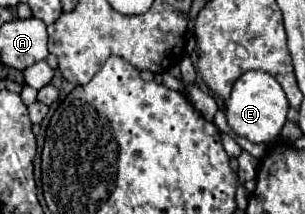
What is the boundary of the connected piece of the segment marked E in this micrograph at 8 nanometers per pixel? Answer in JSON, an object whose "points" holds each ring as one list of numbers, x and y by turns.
{"points":[[246,72,234,82,226,118,234,134,244,136,254,144,270,144,280,136,280,130,286,124,288,108,288,98,274,76,266,72]]}

